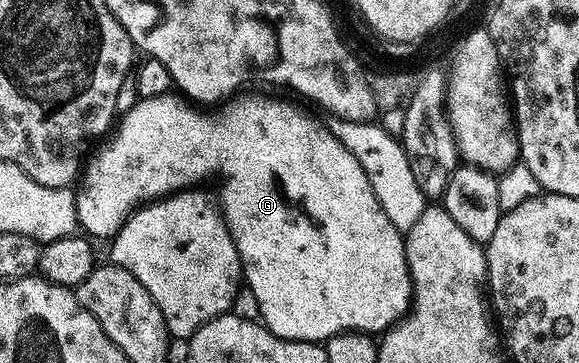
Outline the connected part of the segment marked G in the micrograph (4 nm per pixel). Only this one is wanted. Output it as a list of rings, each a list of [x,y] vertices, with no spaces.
[[[252,92],[249,96],[240,95],[233,95],[219,106],[212,106],[207,110],[198,110],[195,103],[189,102],[180,94],[169,94],[145,100],[137,99],[136,105],[119,117],[111,133],[112,141],[97,150],[96,157],[93,160],[91,157],[87,161],[86,171],[79,177],[78,187],[75,189],[77,225],[89,237],[111,238],[128,221],[133,212],[163,197],[183,192],[193,186],[200,186],[203,180],[217,176],[220,179],[218,208],[240,255],[243,283],[247,291],[249,288],[253,298],[256,299],[256,308],[261,316],[259,319],[264,327],[270,329],[275,336],[281,336],[287,340],[313,342],[326,342],[331,336],[336,336],[340,332],[383,333],[401,319],[408,310],[412,296],[412,279],[408,273],[408,263],[404,253],[404,236],[393,226],[390,218],[386,218],[370,186],[370,178],[366,178],[366,170],[362,170],[358,158],[354,158],[354,154],[344,145],[344,141],[336,137],[335,131],[331,127],[328,129],[322,121],[315,120],[306,109],[299,108],[288,100],[279,100],[276,96],[263,96],[260,92]]]

